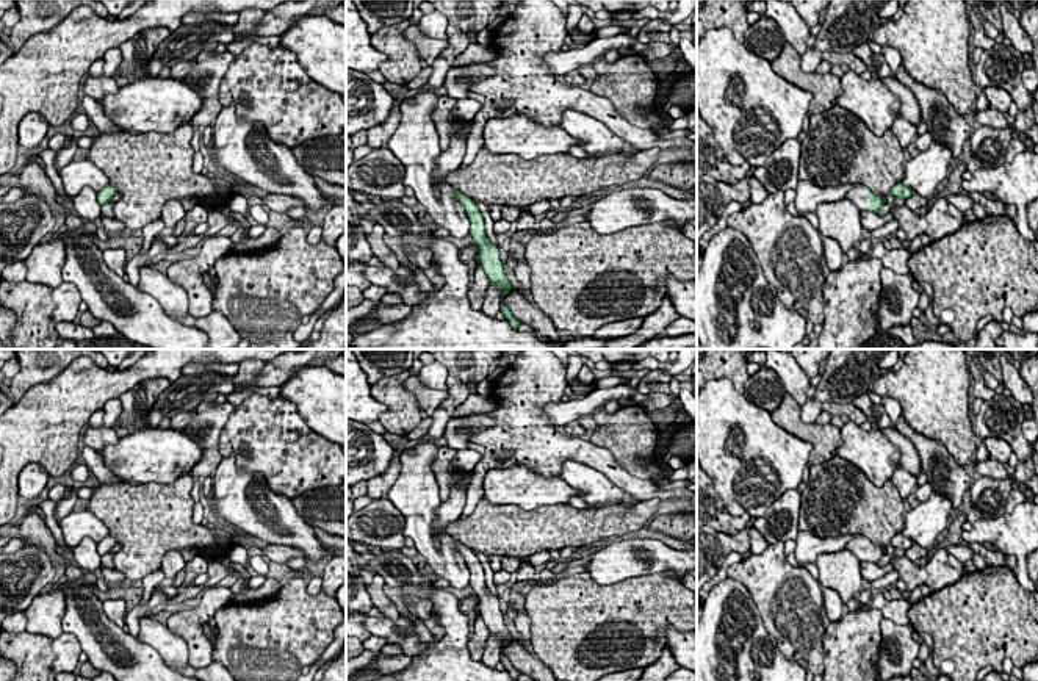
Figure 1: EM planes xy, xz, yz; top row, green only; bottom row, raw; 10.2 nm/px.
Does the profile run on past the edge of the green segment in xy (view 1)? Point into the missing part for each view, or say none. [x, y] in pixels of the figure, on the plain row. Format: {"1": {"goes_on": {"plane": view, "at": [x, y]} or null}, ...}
{"1": {"goes_on": null}}

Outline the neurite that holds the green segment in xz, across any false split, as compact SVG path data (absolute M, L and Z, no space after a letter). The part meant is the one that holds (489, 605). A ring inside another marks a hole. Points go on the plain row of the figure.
M456 542L456 549L462 554L468 570L470 570L470 586L478 596L479 615L482 617L490 634L501 640L501 664L509 672L514 679L521 675L503 653L503 648L512 640L510 634L504 625L504 617L499 609L499 600L488 590L485 584L485 573L478 559L478 556L465 545Z

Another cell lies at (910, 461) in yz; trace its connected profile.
M886 427L881 432L891 440L894 446L900 451L900 467L905 468L913 476L924 473L921 457L913 441L902 435L897 429Z

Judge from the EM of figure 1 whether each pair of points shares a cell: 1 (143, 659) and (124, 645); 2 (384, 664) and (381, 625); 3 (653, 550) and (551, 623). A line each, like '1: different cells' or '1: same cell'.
1: same cell
2: different cells
3: different cells

